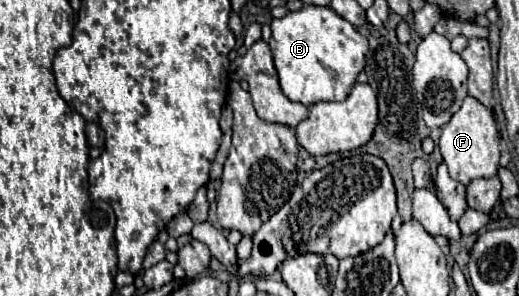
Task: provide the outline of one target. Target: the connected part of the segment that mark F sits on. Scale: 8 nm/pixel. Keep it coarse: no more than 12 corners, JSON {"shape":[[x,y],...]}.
{"shape":[[474,97],[442,127],[440,153],[462,185],[496,177],[490,109]]}

